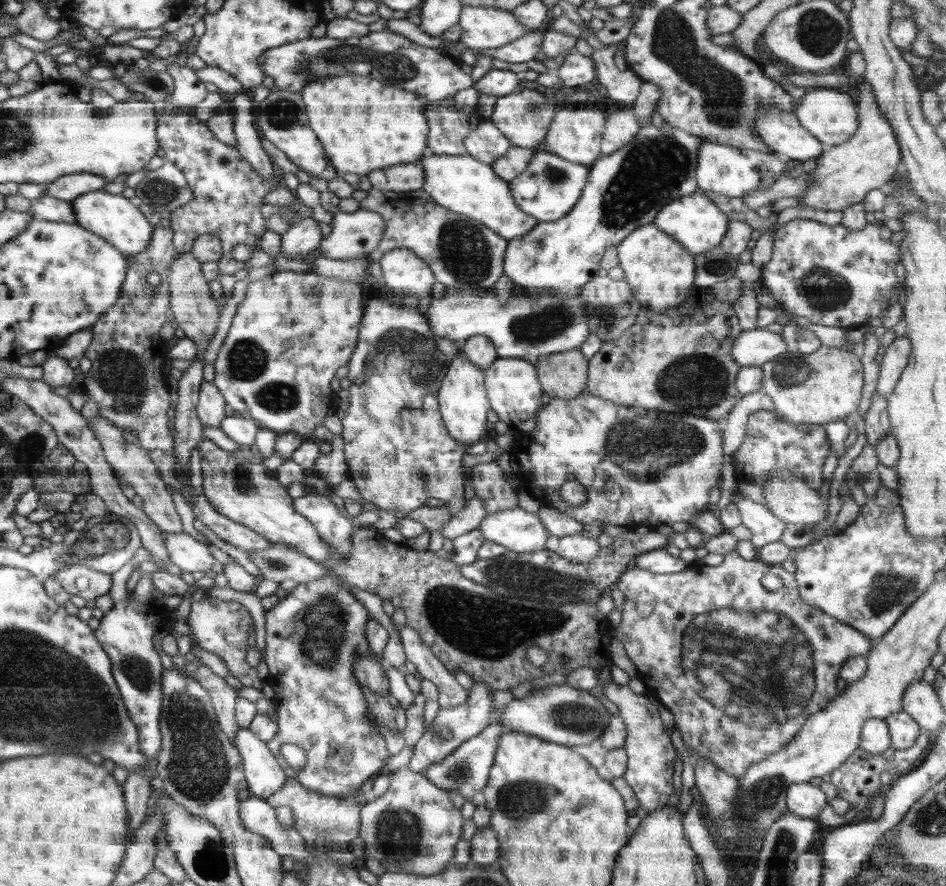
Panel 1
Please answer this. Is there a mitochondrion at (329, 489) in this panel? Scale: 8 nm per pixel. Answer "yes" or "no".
no

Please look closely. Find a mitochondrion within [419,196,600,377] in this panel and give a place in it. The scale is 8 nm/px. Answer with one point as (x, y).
(466, 253)

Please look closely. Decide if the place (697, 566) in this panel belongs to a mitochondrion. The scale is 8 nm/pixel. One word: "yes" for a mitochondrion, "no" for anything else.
no

